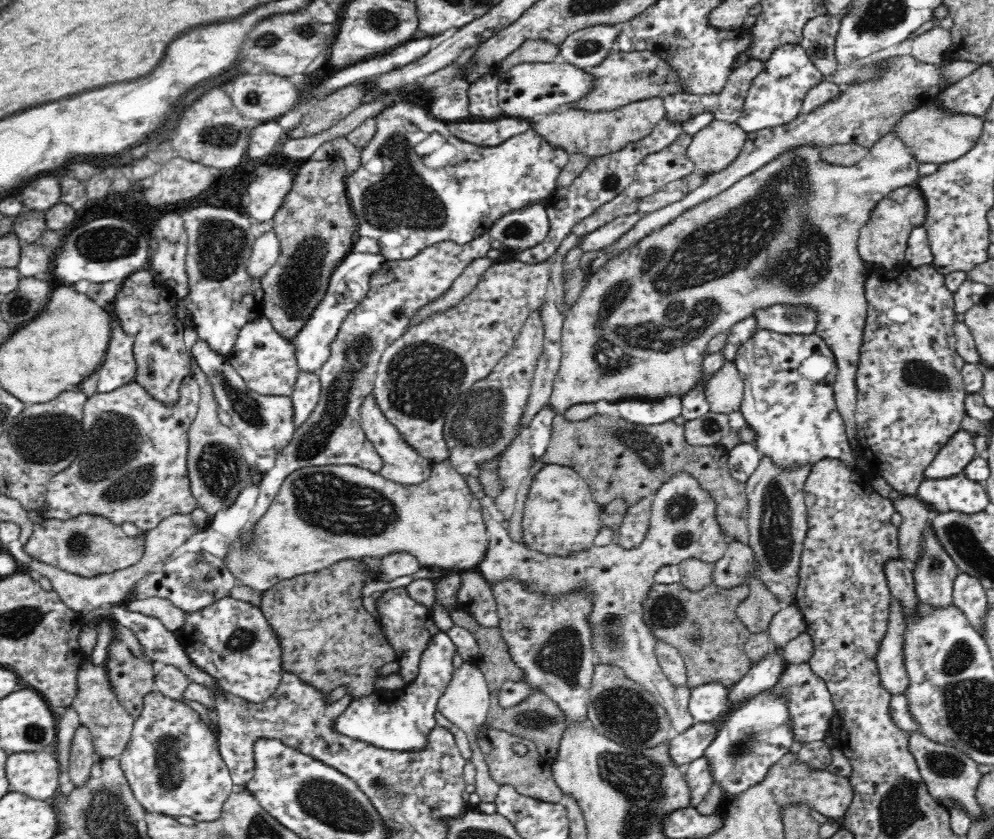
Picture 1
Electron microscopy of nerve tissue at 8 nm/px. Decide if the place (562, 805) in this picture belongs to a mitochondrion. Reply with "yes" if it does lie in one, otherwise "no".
no

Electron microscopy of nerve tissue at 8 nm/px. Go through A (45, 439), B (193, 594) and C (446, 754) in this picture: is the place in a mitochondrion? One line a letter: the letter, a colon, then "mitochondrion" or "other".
A: mitochondrion
B: other
C: other

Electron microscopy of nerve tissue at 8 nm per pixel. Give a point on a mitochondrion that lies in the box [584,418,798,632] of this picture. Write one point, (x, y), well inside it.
(776, 535)

